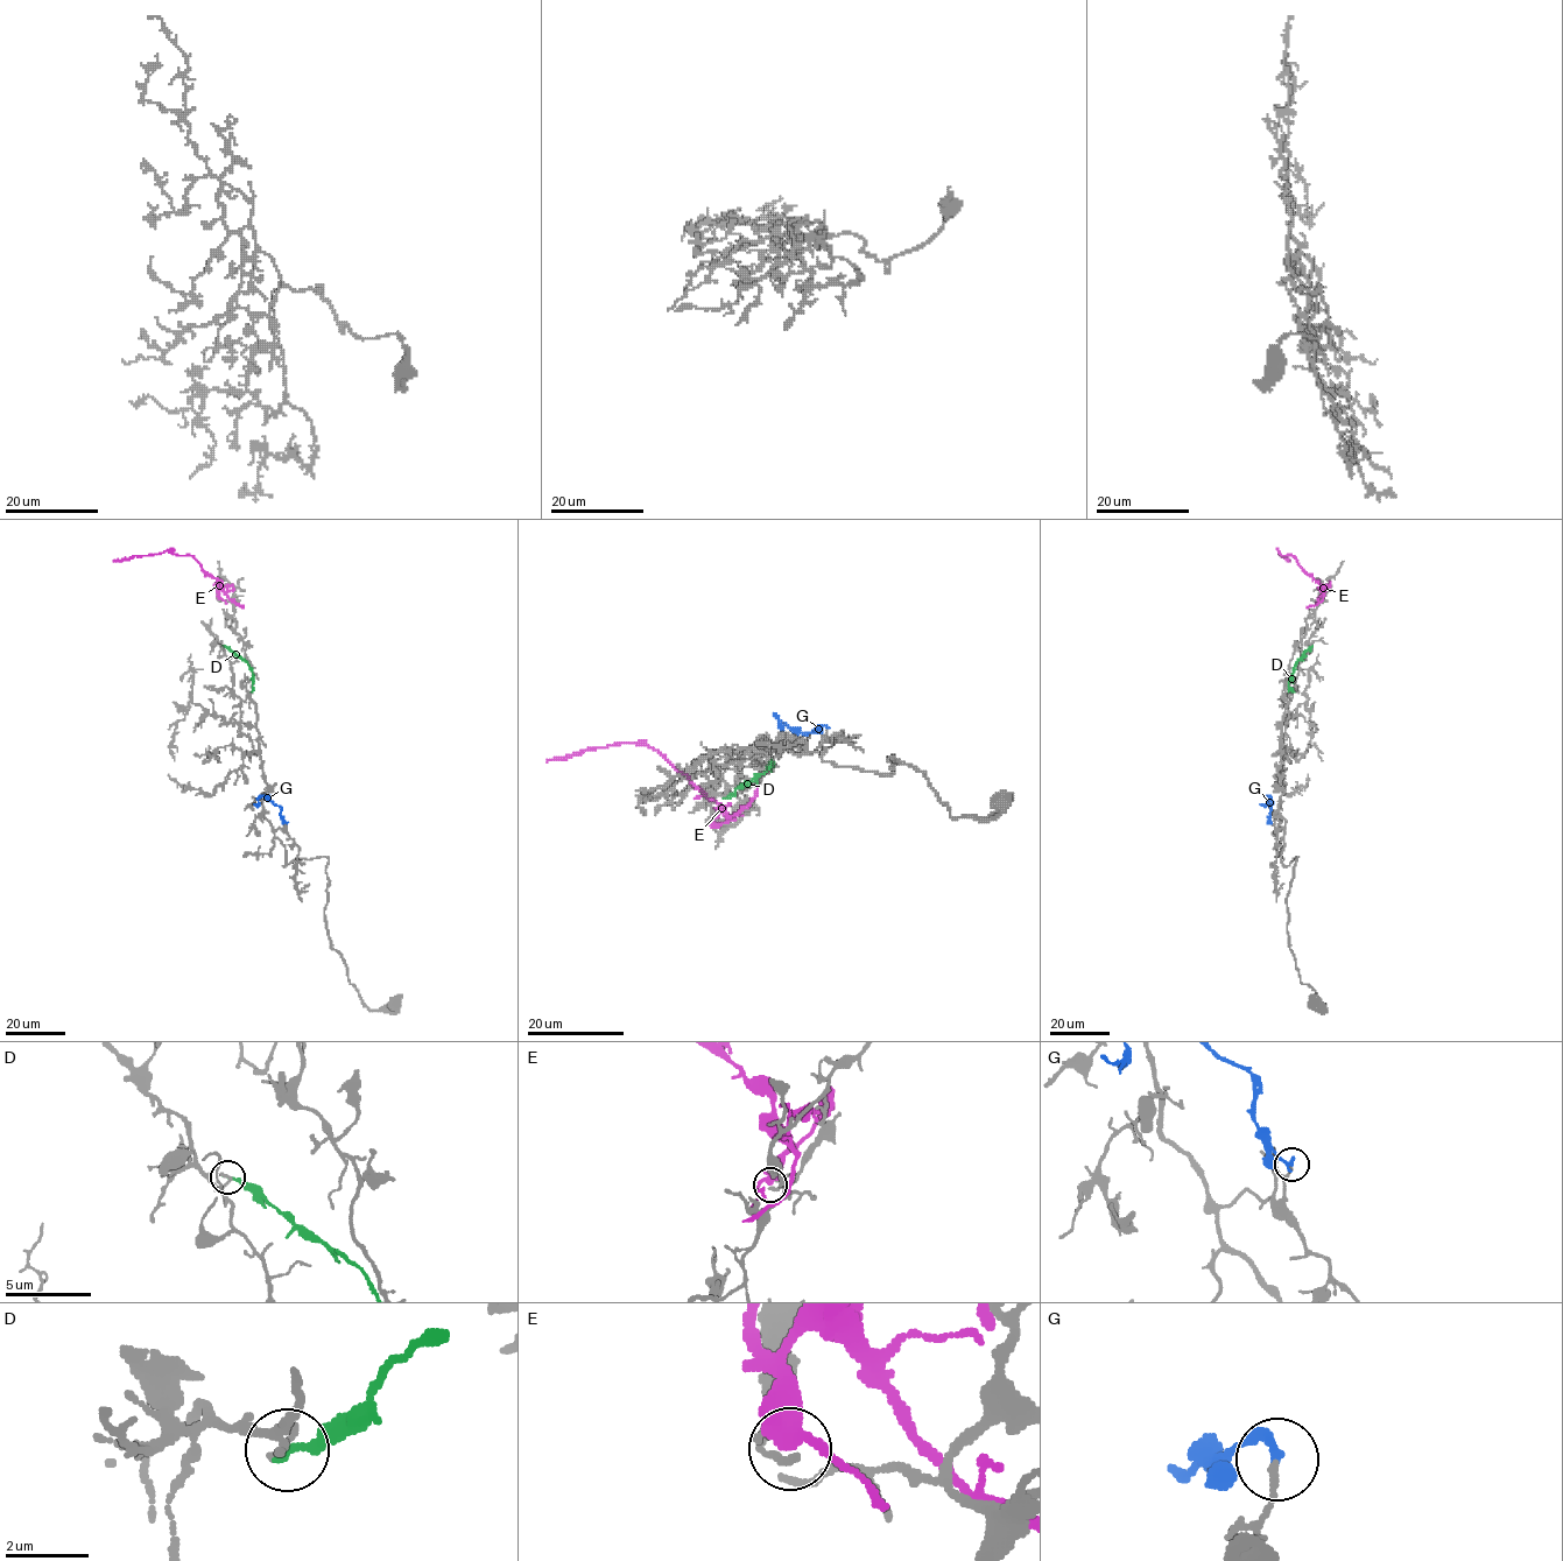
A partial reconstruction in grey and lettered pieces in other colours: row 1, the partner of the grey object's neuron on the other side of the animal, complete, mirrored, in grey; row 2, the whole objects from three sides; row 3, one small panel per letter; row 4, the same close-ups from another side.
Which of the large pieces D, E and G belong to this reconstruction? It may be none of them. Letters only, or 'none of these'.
none of these

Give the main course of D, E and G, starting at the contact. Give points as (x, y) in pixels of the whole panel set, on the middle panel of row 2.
D: (725, 797), (772, 766), (771, 760), (768, 770)
E: (717, 809), (717, 814), (722, 808), (715, 801), (647, 745), (626, 742), (546, 761)
G: (828, 729), (824, 726), (802, 733), (780, 726), (774, 714)

